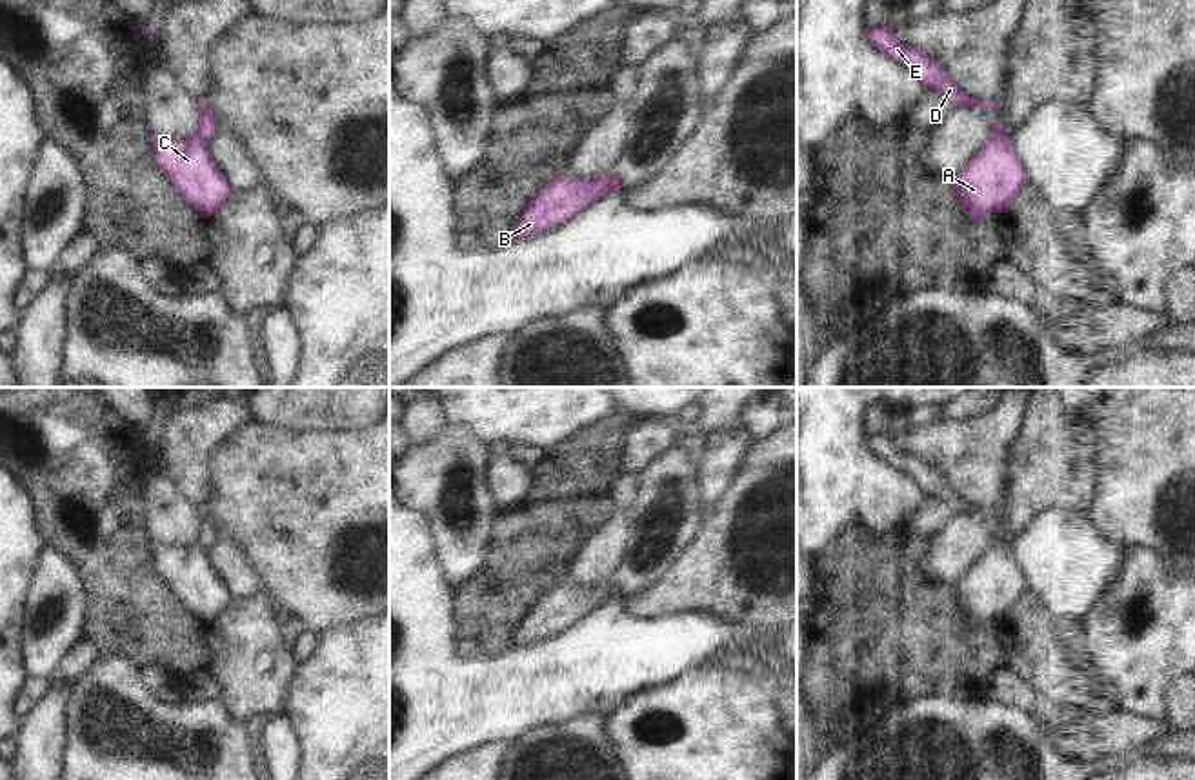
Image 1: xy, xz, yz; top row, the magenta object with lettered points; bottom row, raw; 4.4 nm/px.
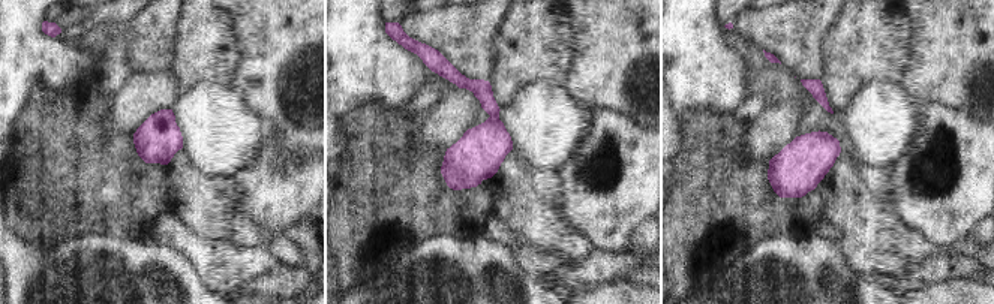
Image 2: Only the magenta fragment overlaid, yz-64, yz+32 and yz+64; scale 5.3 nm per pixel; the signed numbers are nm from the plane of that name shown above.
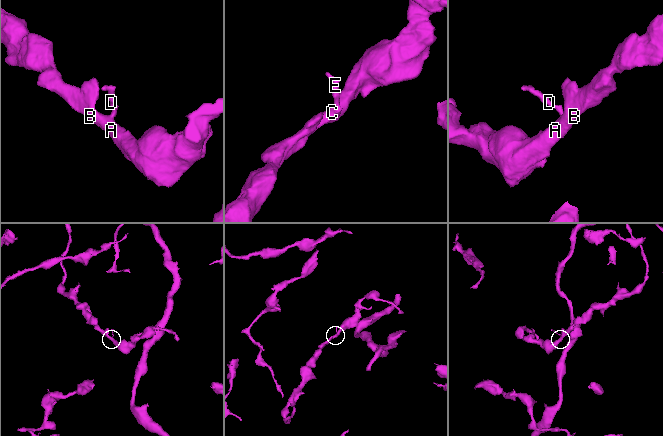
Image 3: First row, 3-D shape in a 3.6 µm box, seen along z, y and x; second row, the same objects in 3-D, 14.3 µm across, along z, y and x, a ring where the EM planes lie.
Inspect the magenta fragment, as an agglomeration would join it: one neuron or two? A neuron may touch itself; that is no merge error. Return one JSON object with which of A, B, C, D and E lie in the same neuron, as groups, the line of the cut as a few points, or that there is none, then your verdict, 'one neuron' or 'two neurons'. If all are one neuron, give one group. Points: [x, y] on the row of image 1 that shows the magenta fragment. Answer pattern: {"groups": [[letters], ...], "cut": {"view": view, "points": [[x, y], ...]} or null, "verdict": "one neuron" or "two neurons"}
{"groups": [["A", "B", "C"], ["D", "E"]], "cut": {"view": "xy", "points": [[195, 135], [204, 142]]}, "verdict": "two neurons"}

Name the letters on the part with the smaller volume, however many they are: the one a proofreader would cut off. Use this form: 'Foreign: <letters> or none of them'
Foreign: D, E

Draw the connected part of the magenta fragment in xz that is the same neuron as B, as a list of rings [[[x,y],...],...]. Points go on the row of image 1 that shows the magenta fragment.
[[[600,175],[589,182],[558,176],[535,193],[513,227],[509,242],[526,240],[558,227],[608,191],[608,175]]]

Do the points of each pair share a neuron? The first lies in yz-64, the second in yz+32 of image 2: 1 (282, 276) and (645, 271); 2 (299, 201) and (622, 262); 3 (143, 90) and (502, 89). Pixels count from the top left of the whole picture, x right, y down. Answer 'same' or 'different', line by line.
1: same
2: different
3: different

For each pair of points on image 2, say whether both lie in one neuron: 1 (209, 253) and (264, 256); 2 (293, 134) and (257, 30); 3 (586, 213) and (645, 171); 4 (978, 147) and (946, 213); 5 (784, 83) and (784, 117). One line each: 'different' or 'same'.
1: same
2: same
3: same
4: same
5: different

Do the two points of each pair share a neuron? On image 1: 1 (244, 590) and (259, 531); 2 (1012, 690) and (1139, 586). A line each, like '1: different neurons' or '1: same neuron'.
1: different neurons
2: different neurons

